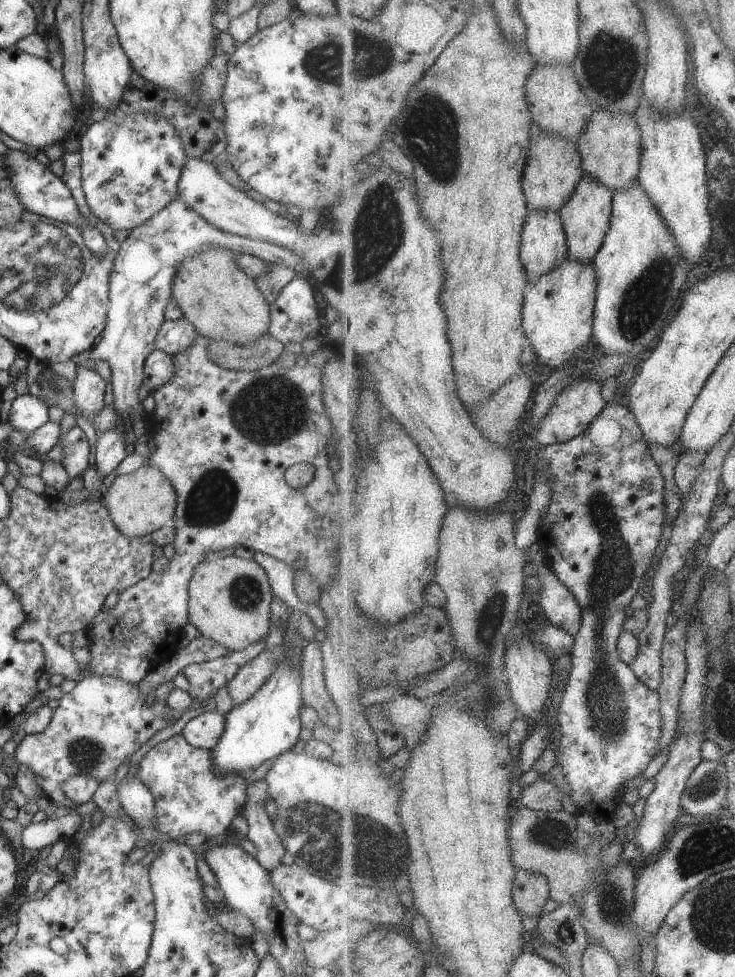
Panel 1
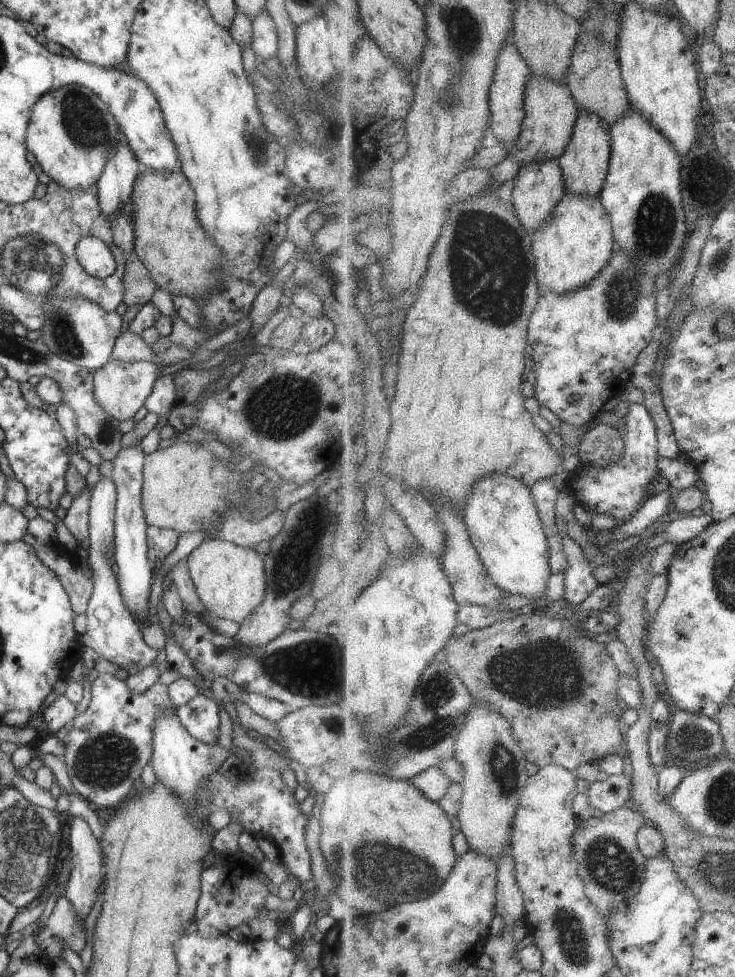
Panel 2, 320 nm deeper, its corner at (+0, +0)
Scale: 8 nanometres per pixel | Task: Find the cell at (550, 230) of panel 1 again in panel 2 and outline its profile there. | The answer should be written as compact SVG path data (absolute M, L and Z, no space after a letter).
M560 158L527 163L519 172L519 175L513 179L507 190L510 194L510 201L515 205L517 216L520 217L520 221L533 234L540 228L545 219L551 218L556 206L560 204L566 195L567 188L564 181L564 172L560 165Z

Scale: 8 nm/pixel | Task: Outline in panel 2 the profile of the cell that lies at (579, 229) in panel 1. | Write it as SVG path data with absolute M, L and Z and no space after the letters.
M580 113L576 128L572 134L572 142L568 144L560 165L564 172L567 191L580 195L599 195L603 191L608 178L612 160L612 126L599 115Z

